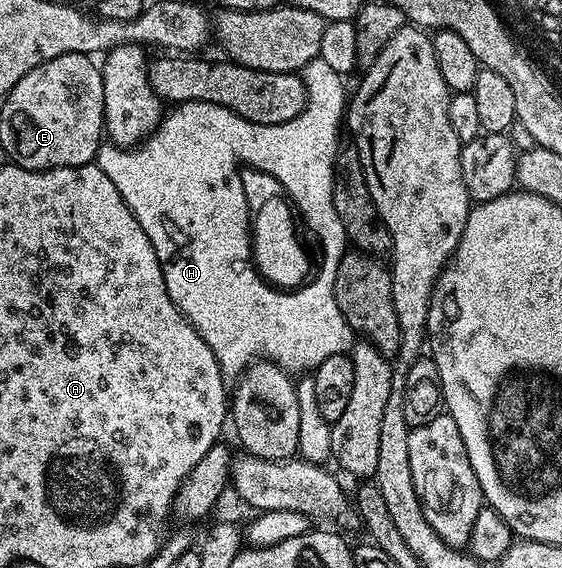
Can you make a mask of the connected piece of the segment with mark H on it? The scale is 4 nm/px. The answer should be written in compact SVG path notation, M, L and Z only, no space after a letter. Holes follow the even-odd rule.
M320 57L310 60L304 66L302 77L308 99L306 108L301 114L294 116L294 120L286 120L282 124L258 124L251 118L238 116L227 110L225 106L219 106L213 102L181 102L165 113L160 120L160 125L139 146L125 148L104 144L101 145L94 159L95 165L100 166L102 172L106 172L106 176L110 176L114 188L118 188L124 203L128 205L130 212L134 212L138 224L142 224L142 232L146 232L146 236L150 236L150 244L154 244L154 252L160 261L162 276L166 280L166 292L170 296L170 300L174 300L174 304L180 309L185 320L195 328L198 336L202 336L202 340L206 340L206 344L210 344L210 352L214 352L220 365L220 371L228 380L243 374L257 360L270 361L276 366L281 366L283 370L293 376L304 376L330 356L348 354L354 345L354 331L346 324L346 320L338 308L338 300L334 296L334 276L338 276L338 264L346 253L349 241L348 237L344 235L344 225L334 208L332 199L336 156L342 149L340 130L342 134L342 123L346 118L346 107L350 101L350 94L347 89L344 91L345 75L334 72L334 68L330 68L330 64L326 64L326 60L322 60ZM240 162L245 162L245 167L248 168L264 166L264 170L272 170L272 174L276 174L276 178L280 178L280 182L284 182L284 190L292 190L292 194L288 198L296 198L296 202L300 202L300 210L304 210L304 218L308 218L308 226L312 226L312 246L316 246L316 258L320 258L320 274L316 274L316 282L312 282L312 286L308 286L308 290L300 290L300 294L272 294L272 290L264 290L264 286L260 286L260 282L256 282L256 274L252 274L252 269L248 266L248 238L244 238L244 213L250 209L250 202L248 203L248 198L244 195L244 182L240 179Z

